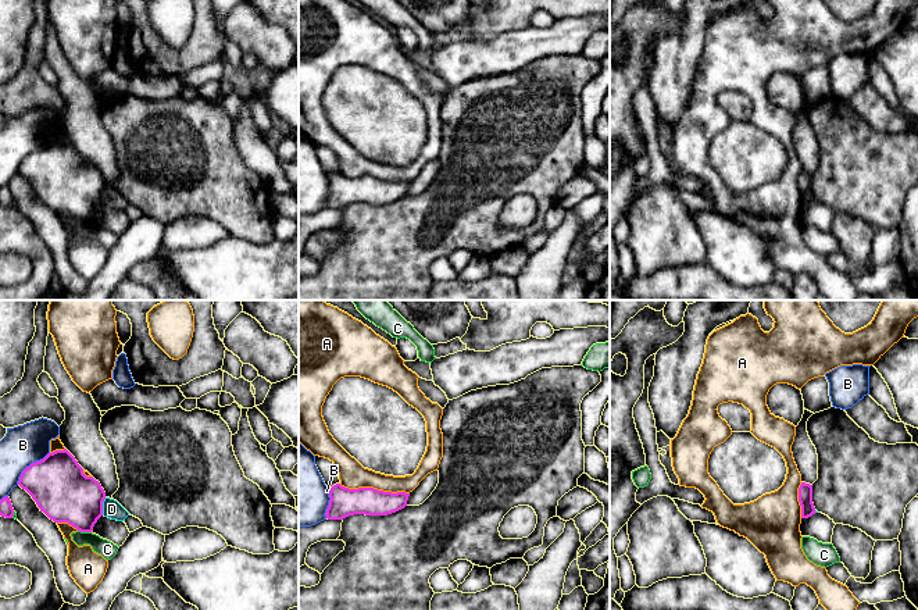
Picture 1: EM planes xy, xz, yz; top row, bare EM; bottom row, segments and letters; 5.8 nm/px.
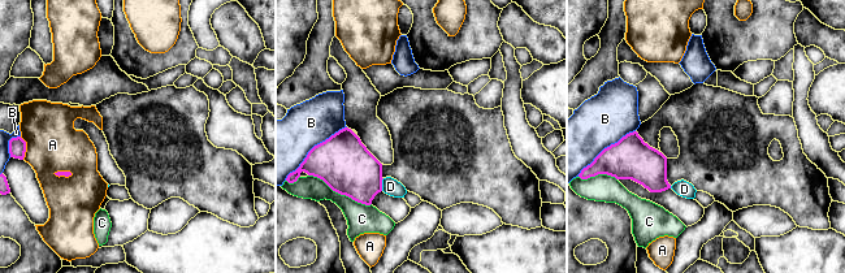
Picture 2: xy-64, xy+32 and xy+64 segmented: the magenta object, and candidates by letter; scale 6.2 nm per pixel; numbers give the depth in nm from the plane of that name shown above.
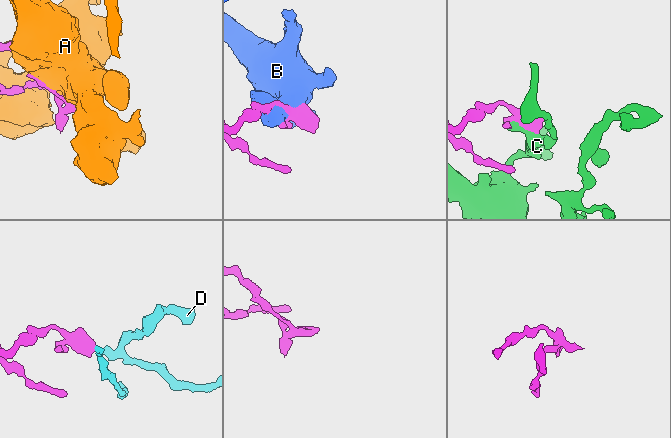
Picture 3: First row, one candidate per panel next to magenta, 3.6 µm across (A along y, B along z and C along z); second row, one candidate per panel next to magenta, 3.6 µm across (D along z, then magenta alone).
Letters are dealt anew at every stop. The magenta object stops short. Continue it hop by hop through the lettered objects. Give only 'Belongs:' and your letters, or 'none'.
Belongs: none

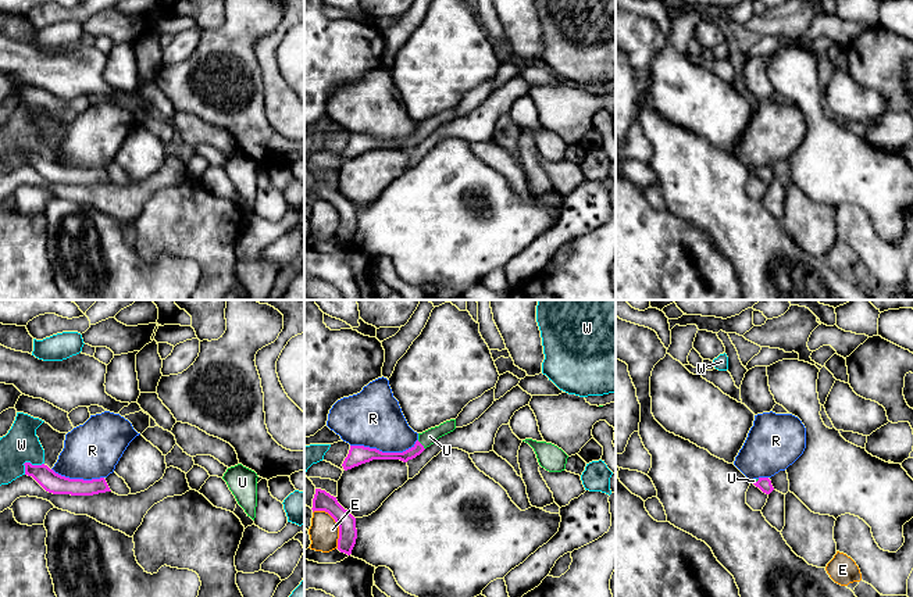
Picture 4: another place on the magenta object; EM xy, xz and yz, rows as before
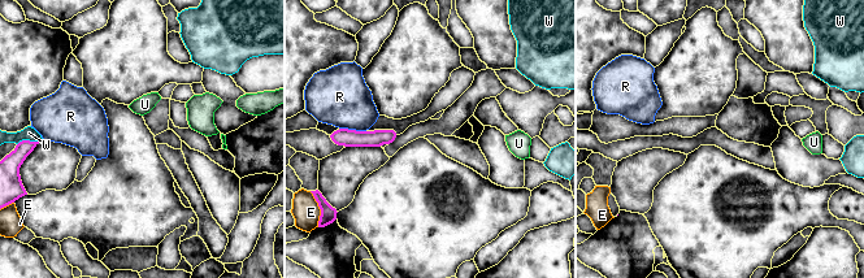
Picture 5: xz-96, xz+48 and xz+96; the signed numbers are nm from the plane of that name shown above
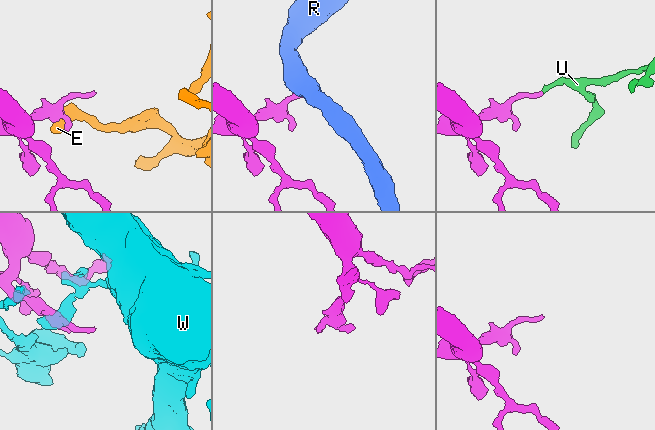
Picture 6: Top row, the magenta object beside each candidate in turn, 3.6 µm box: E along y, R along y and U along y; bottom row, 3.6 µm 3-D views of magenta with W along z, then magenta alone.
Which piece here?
Belongs: U

